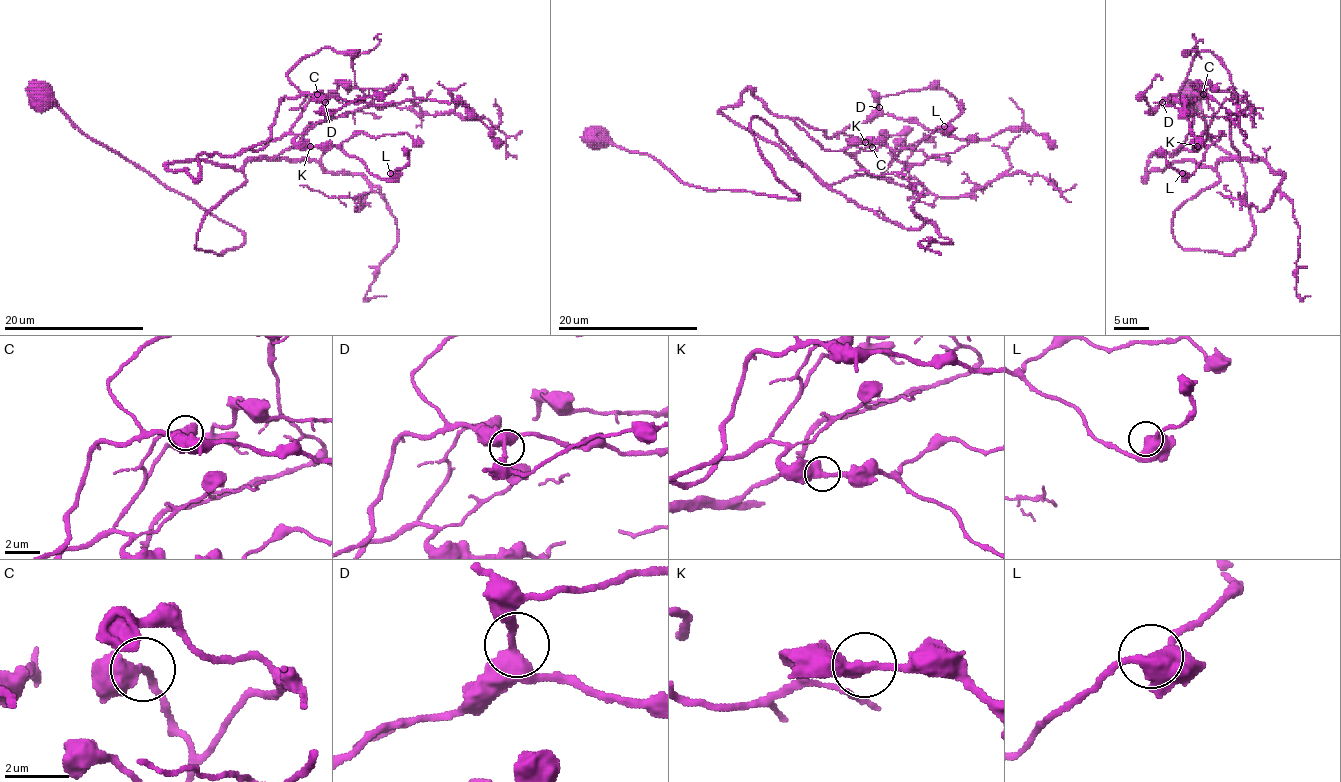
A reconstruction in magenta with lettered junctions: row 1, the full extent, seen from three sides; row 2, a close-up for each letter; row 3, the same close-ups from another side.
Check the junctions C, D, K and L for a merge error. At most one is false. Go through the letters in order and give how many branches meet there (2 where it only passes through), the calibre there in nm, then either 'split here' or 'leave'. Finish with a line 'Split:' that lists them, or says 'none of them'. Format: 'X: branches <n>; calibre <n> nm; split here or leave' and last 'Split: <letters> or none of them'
C: branches 2; calibre 440 nm; leave
D: branches 2; calibre 400 nm; leave
K: branches 2; calibre 440 nm; leave
L: branches 2; calibre 440 nm; leave
Split: none of them

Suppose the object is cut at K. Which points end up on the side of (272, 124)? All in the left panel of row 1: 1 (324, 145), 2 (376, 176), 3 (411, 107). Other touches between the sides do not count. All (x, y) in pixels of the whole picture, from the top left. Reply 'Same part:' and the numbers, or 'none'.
Same part: 3

